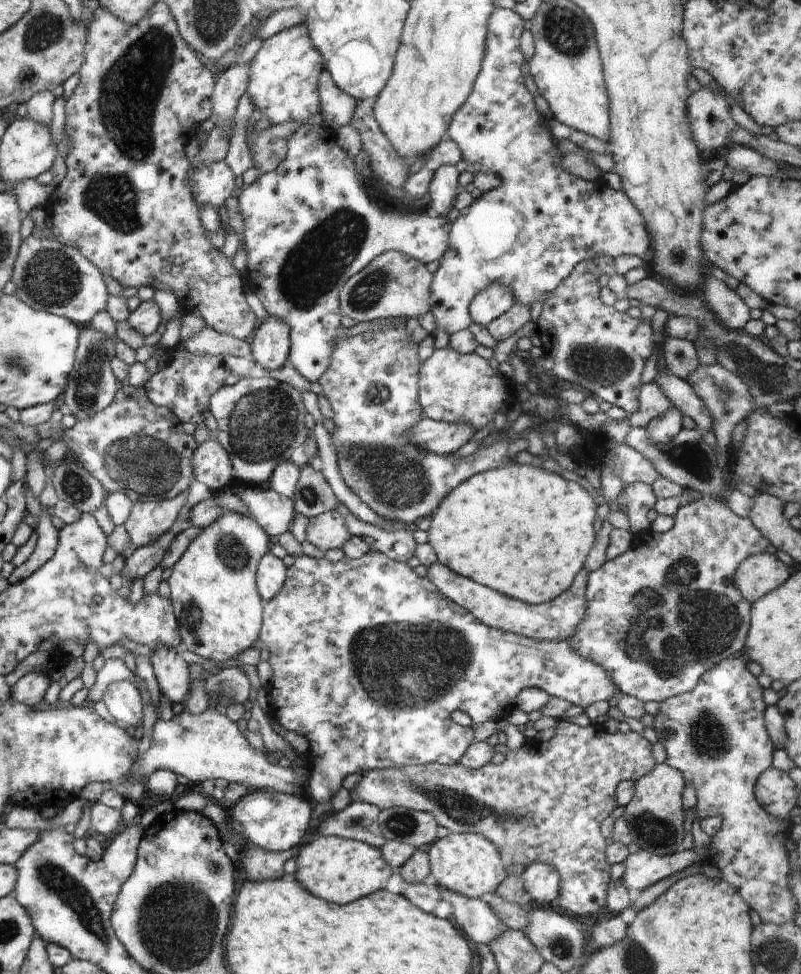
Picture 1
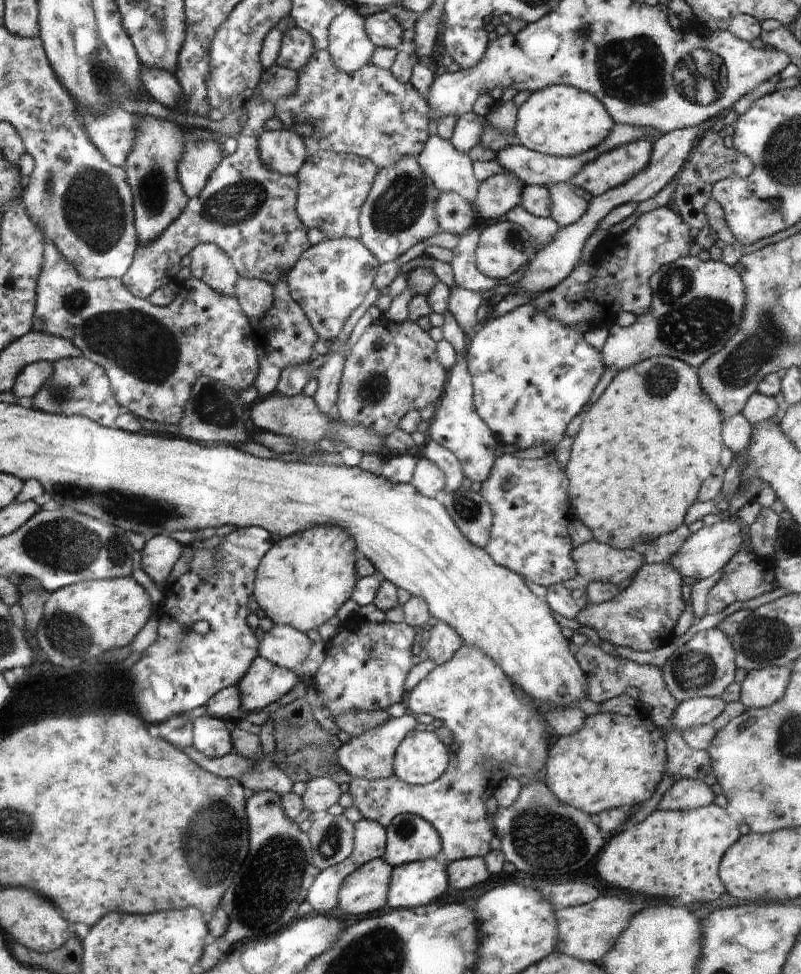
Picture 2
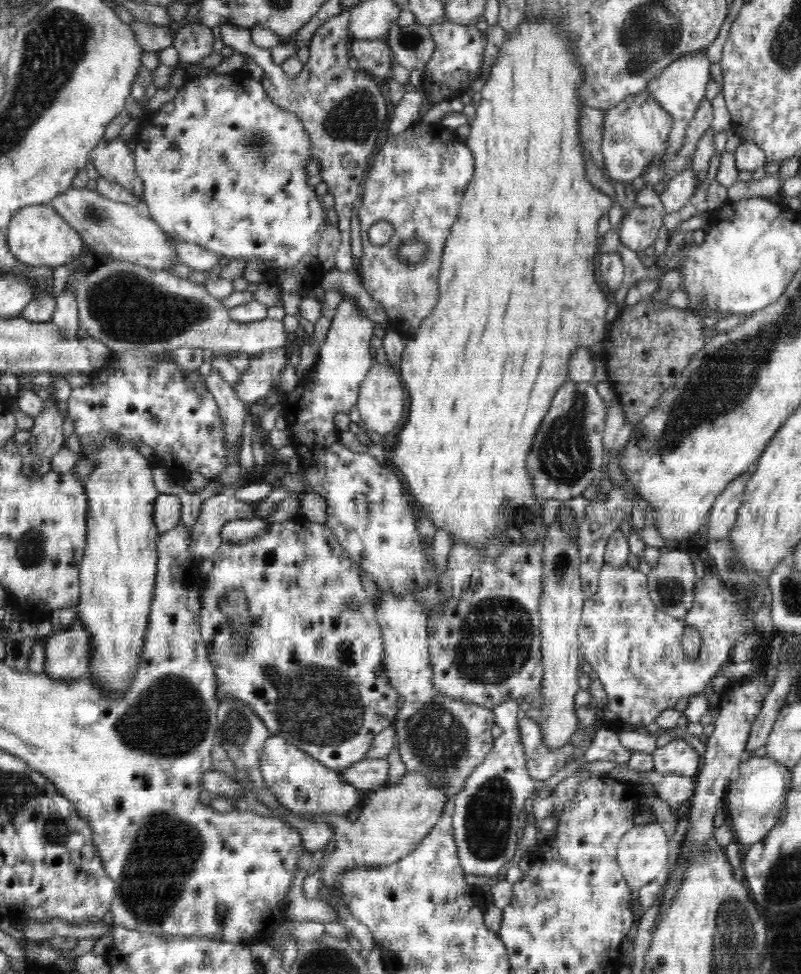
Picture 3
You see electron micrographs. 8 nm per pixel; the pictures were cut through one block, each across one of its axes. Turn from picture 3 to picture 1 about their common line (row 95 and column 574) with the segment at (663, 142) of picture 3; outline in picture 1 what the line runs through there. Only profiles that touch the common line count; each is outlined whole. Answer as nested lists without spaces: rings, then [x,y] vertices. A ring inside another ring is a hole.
[[[702,497],[686,506],[681,506],[674,516],[674,526],[664,533],[652,531],[649,528],[644,535],[637,538],[631,547],[620,556],[604,562],[598,570],[591,572],[587,578],[587,591],[585,592],[587,610],[584,620],[574,630],[574,636],[568,640],[568,644],[578,652],[582,658],[598,664],[604,668],[610,676],[612,684],[622,695],[634,696],[643,703],[654,701],[664,703],[667,698],[690,692],[706,670],[716,666],[718,662],[733,657],[741,650],[745,650],[745,642],[751,622],[751,604],[744,600],[738,587],[735,585],[736,569],[748,558],[758,552],[764,552],[769,542],[759,534],[758,529],[752,524],[749,517],[738,516],[723,499],[714,497]]]

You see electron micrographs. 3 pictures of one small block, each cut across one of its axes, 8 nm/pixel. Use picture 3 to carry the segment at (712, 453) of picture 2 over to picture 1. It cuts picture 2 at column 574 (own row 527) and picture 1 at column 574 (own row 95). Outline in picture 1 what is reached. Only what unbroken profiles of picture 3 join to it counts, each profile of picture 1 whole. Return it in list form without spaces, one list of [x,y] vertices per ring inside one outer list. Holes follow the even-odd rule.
[[[508,464],[500,468],[492,468],[486,472],[473,474],[468,480],[464,480],[452,489],[452,492],[438,505],[438,508],[431,514],[431,524],[428,528],[428,543],[431,544],[436,553],[437,560],[450,568],[452,572],[458,573],[481,584],[487,586],[500,594],[505,594],[508,598],[515,598],[526,604],[539,605],[540,603],[551,602],[560,596],[567,588],[570,588],[575,576],[582,570],[588,553],[596,544],[597,534],[594,531],[594,519],[596,518],[597,506],[592,496],[578,483],[567,480],[556,473],[546,471],[542,467],[533,465]]]

